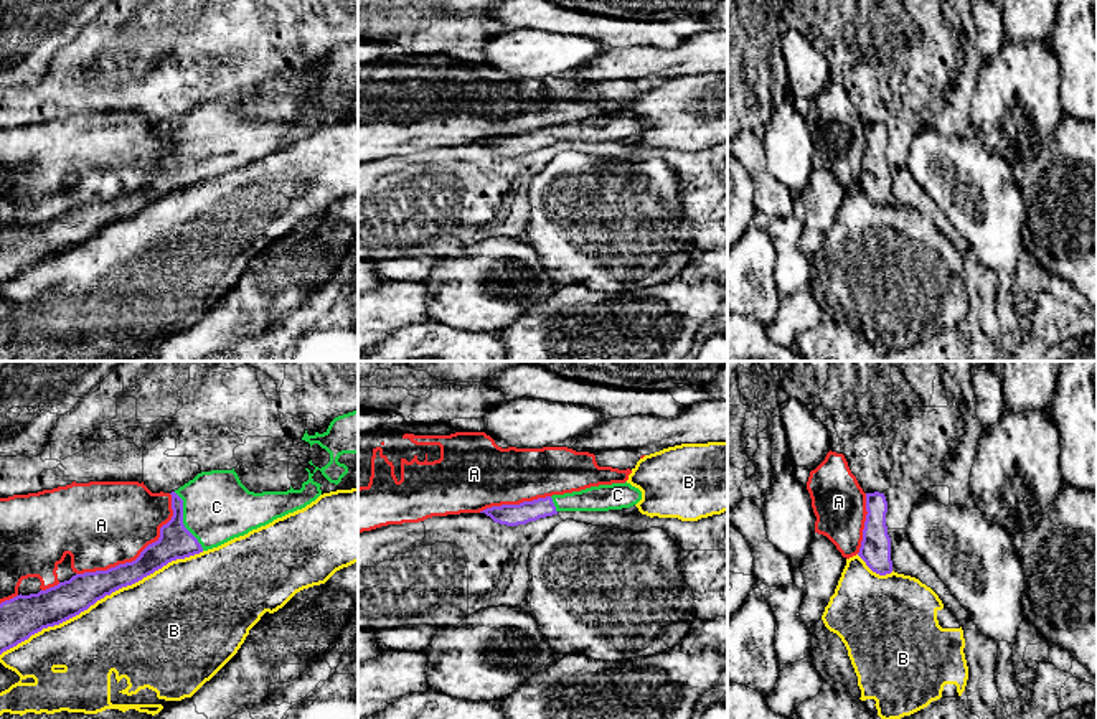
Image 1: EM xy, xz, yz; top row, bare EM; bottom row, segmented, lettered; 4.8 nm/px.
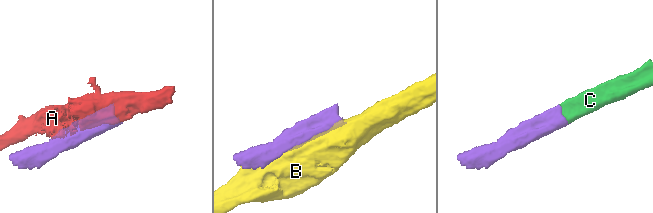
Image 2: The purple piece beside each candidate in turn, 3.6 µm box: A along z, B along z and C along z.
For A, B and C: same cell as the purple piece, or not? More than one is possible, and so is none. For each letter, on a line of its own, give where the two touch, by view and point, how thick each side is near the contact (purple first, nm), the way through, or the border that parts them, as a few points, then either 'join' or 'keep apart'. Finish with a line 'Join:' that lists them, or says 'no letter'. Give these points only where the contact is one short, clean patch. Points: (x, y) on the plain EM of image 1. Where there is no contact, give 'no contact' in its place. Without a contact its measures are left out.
A: meets purple in xy at (139, 187); 170 nm thick on the purple side, 420 nm on the other; keep apart
B: meets purple in xy at (101, 228); 180 nm thick on the purple side, 460 nm on the other; keep apart
C: meets purple in xy at (182, 152); 170 nm thick on the purple side, 340 nm on the other; runs through xy (175, 172), (182, 165), (182, 152), (198, 152), (216, 137); join
Join: C

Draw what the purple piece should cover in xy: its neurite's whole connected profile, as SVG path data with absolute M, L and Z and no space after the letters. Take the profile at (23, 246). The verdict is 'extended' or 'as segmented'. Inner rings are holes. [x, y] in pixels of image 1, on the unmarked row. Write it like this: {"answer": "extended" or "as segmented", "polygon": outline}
{"answer": "extended", "polygon": "M233 101L201 102L172 122L172 150L140 186L107 201L76 204L38 224L0 234L0 285L43 259L59 256L112 223L132 216L172 191L218 178L277 148L305 139L320 125L308 102L300 120L249 122Z"}

